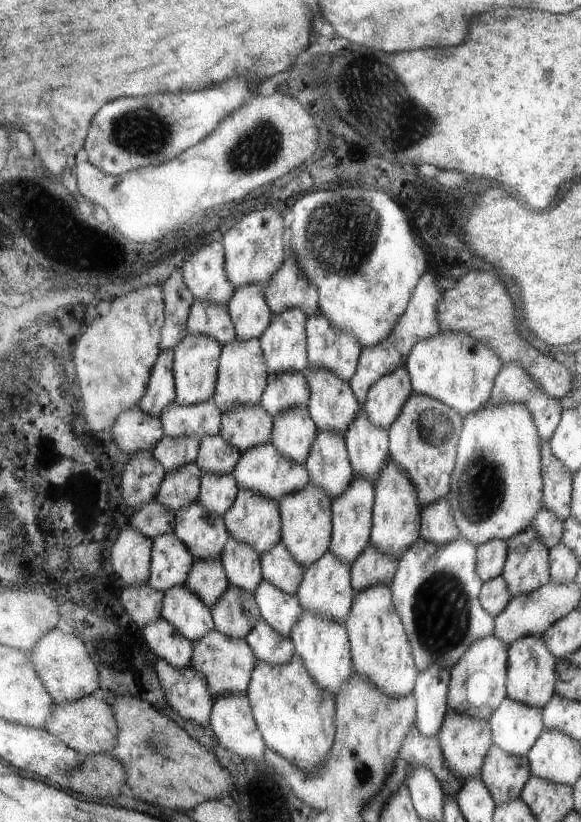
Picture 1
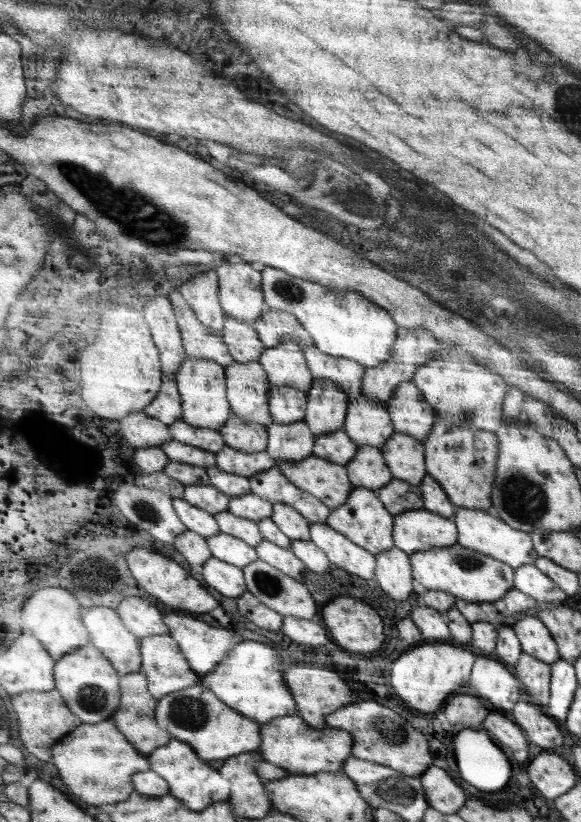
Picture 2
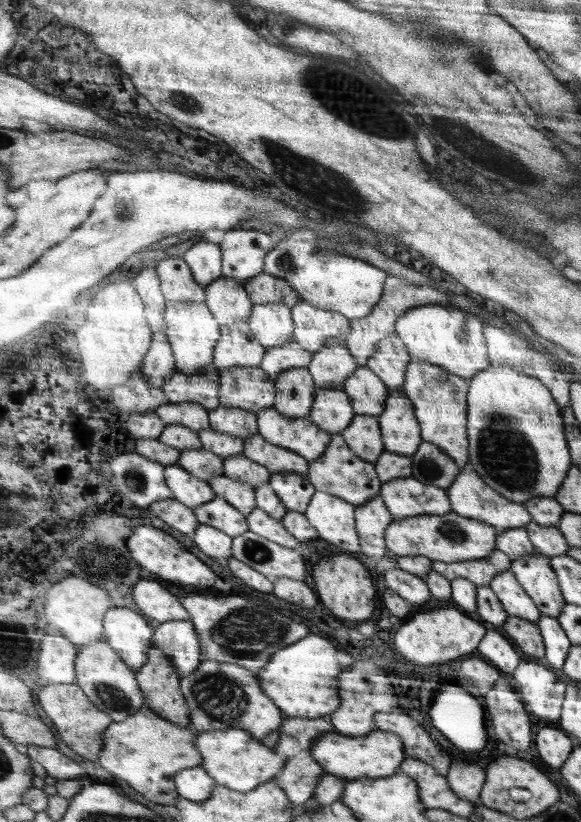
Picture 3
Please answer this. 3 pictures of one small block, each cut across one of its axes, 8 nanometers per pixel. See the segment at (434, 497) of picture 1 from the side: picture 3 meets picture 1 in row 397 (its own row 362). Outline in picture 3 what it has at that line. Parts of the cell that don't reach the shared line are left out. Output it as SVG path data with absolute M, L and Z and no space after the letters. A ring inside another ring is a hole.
M410 358L406 366L403 390L412 401L417 420L420 422L422 440L436 444L454 460L459 469L469 465L469 381L454 376L430 362Z

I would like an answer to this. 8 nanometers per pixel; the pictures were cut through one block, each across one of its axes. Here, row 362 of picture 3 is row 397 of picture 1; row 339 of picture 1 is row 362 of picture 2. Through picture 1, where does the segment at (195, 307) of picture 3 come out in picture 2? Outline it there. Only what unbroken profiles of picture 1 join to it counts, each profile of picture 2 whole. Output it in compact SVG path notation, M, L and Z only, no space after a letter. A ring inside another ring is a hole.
M188 358L178 372L177 381L183 396L183 418L192 426L222 430L233 415L233 405L229 399L227 368L214 360Z

